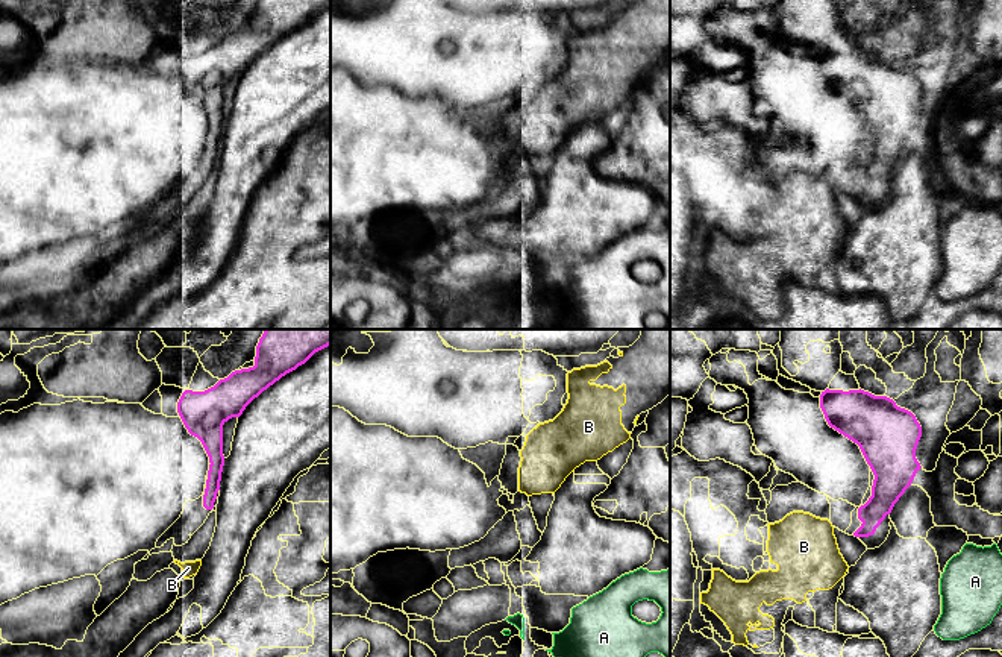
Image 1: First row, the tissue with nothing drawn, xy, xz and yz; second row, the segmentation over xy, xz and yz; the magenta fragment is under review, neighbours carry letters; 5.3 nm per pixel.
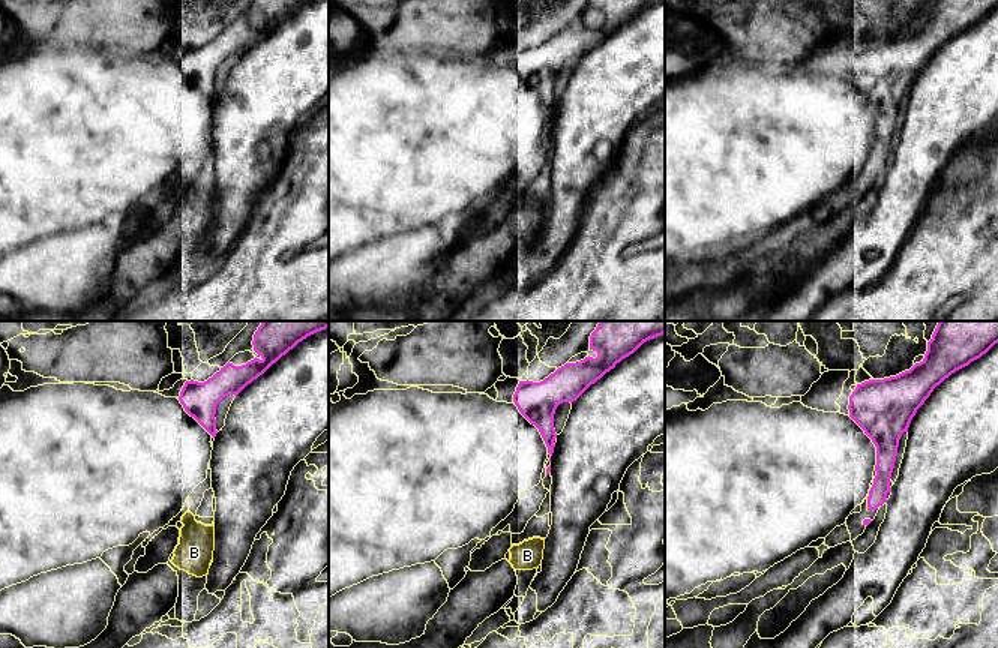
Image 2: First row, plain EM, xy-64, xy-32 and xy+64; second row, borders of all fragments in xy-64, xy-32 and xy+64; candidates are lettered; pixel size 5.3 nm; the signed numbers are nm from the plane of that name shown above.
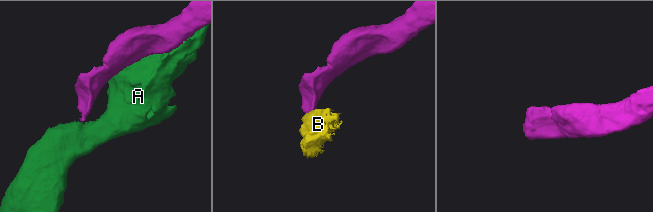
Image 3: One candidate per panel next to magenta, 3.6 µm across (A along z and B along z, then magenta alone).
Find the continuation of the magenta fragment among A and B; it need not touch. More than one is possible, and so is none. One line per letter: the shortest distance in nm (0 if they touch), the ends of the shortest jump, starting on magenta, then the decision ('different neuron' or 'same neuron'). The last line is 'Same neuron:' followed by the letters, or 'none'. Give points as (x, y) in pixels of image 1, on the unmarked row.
A: 400 nm | yz (890, 172), (948, 222) | different neuron
B: 100 nm | yz (854, 194), (836, 199) | different neuron
Same neuron: none

